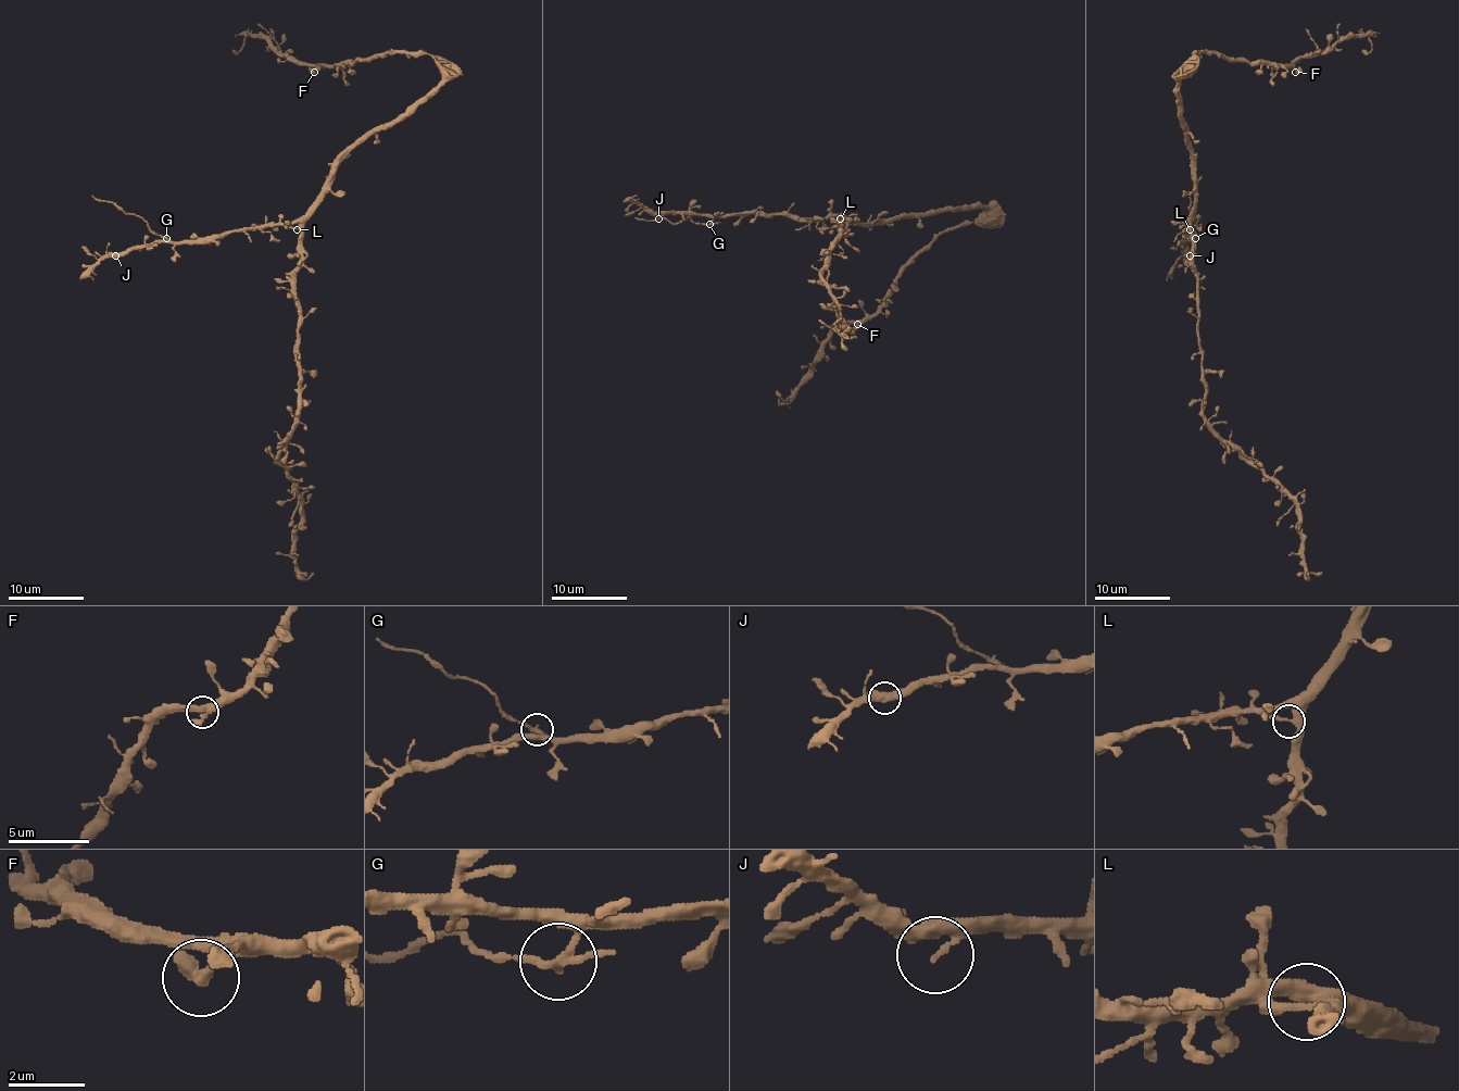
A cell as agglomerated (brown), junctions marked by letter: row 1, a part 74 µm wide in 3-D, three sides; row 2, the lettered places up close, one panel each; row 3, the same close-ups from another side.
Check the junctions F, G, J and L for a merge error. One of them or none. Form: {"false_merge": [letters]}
{"false_merge": []}

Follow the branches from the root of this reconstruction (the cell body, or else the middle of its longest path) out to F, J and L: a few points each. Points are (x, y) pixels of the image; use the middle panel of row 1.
F: (873, 224), (942, 211), (985, 209), (970, 224), (944, 229), (904, 270), (894, 291), (857, 324)
J: (873, 224), (851, 224), (835, 216), (791, 218), (785, 214), (699, 216), (668, 212), (658, 218)
L: (873, 224), (840, 218)

